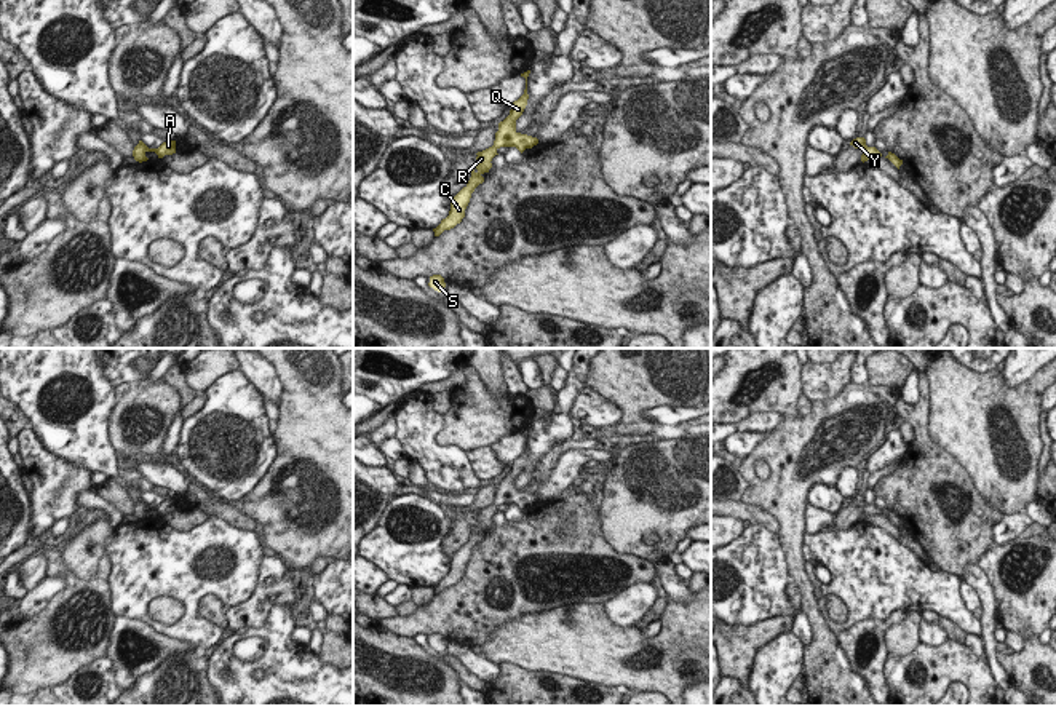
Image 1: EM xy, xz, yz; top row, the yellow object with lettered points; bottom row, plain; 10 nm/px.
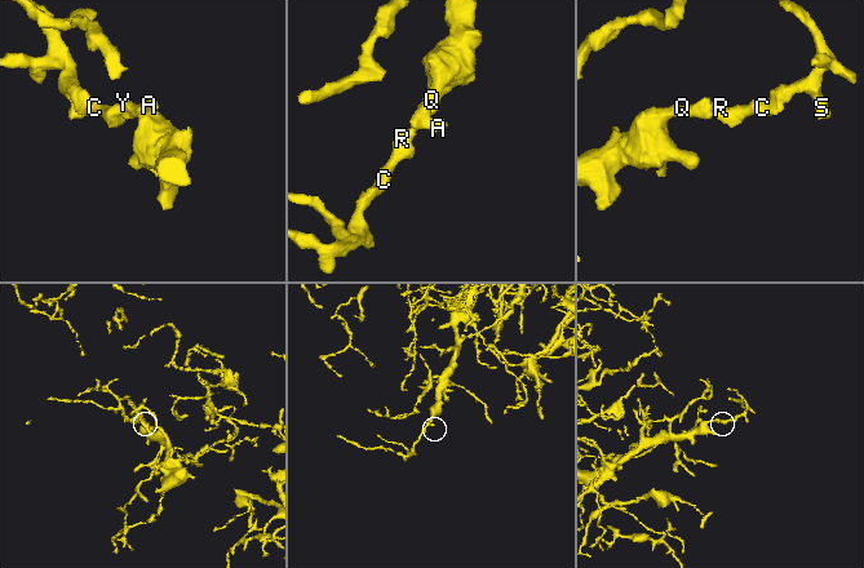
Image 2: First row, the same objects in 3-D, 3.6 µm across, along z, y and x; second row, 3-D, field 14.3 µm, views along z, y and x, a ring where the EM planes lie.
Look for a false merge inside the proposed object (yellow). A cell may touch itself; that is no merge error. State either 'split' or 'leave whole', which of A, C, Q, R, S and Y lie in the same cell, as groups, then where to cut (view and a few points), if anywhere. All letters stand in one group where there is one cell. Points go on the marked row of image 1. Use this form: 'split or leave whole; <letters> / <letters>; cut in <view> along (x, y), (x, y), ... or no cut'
leave whole; A C Q R S Y; no cut

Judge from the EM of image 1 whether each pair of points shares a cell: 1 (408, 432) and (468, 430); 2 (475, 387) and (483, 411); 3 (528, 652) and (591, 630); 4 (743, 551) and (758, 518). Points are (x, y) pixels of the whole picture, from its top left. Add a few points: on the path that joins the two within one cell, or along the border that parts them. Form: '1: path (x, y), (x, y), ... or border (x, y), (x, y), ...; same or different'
1: border (441, 416), (436, 441), (465, 452); different
2: path (475, 393), (476, 404); same
3: path (543, 641), (575, 641); same
4: border (751, 524), (761, 524), (777, 535); different

